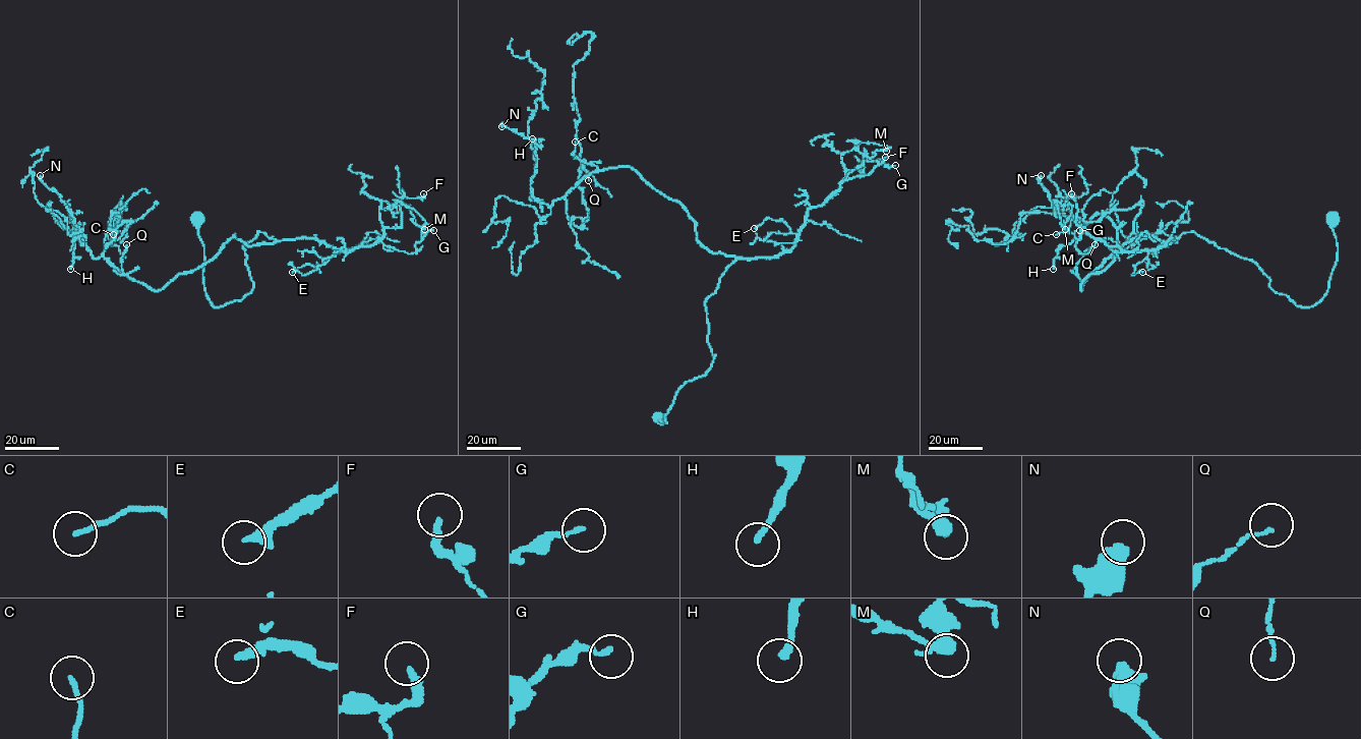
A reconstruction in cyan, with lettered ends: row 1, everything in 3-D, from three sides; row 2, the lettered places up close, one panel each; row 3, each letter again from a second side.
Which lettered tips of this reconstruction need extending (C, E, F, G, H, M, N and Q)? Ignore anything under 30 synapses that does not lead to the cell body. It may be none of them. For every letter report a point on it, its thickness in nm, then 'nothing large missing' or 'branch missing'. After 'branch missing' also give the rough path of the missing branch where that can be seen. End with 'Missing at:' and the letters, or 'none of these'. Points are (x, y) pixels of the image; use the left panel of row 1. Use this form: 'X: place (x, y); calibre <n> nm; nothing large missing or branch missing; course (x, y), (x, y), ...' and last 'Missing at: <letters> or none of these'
C: place (113, 234); calibre 140 nm; nothing large missing
E: place (292, 272); calibre 280 nm; nothing large missing
F: place (423, 193); calibre 260 nm; nothing large missing
G: place (433, 230); calibre 160 nm; nothing large missing
H: place (70, 269); calibre 220 nm; branch missing; course (70, 269), (51, 271), (44, 278), (49, 279), (73, 261)
M: place (424, 229); calibre 320 nm; nothing large missing
N: place (40, 175); calibre 600 nm; nothing large missing
Q: place (126, 244); calibre 100 nm; nothing large missing
Missing at: H

